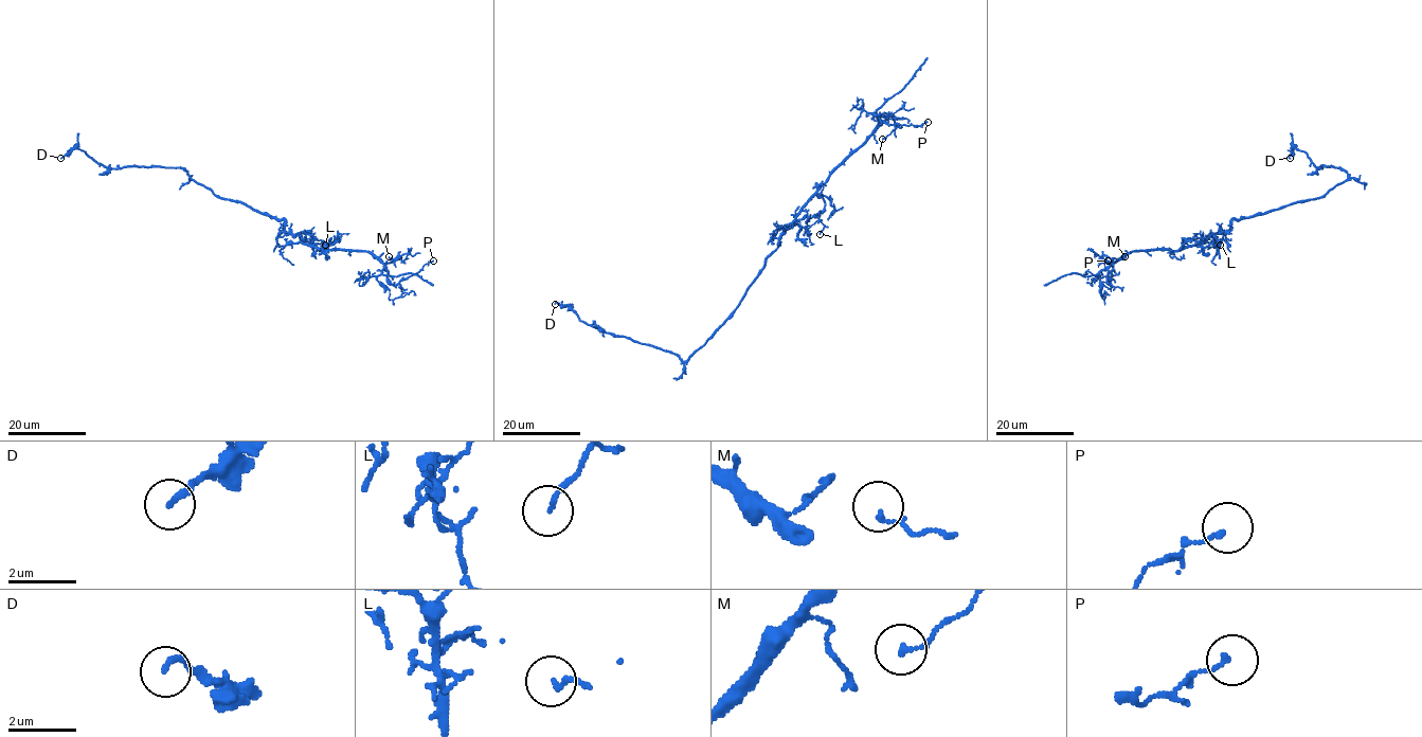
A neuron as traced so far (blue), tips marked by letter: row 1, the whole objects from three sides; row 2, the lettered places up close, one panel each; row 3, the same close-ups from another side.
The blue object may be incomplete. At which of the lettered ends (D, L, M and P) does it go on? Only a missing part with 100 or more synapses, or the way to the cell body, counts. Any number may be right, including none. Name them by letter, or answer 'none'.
none

